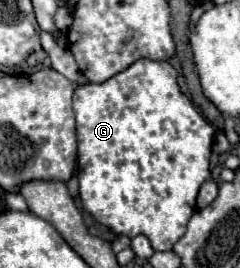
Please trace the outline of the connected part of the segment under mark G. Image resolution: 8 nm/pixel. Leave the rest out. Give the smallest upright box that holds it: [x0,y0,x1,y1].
[74,60,214,252]

